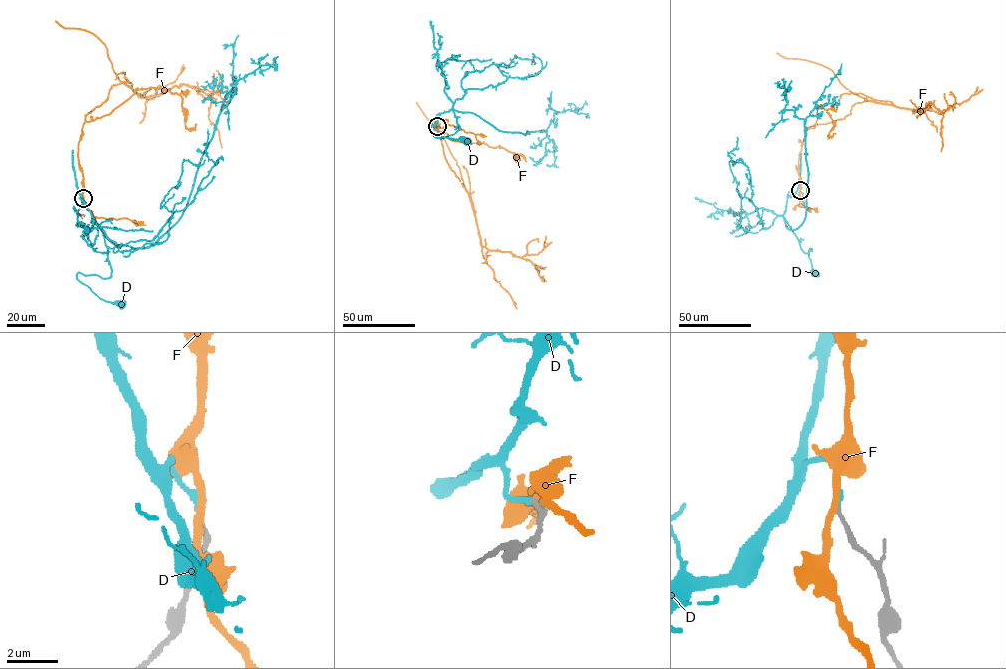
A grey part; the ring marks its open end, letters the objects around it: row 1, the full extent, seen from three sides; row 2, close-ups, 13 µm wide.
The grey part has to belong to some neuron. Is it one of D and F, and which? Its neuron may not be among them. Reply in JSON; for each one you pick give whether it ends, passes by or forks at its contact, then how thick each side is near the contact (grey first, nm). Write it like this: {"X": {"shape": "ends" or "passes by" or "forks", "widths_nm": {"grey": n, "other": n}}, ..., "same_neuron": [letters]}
{"D": {"shape": "ends", "widths_nm": {"grey": 160, "other": 240}}, "same_neuron": ["D"]}

